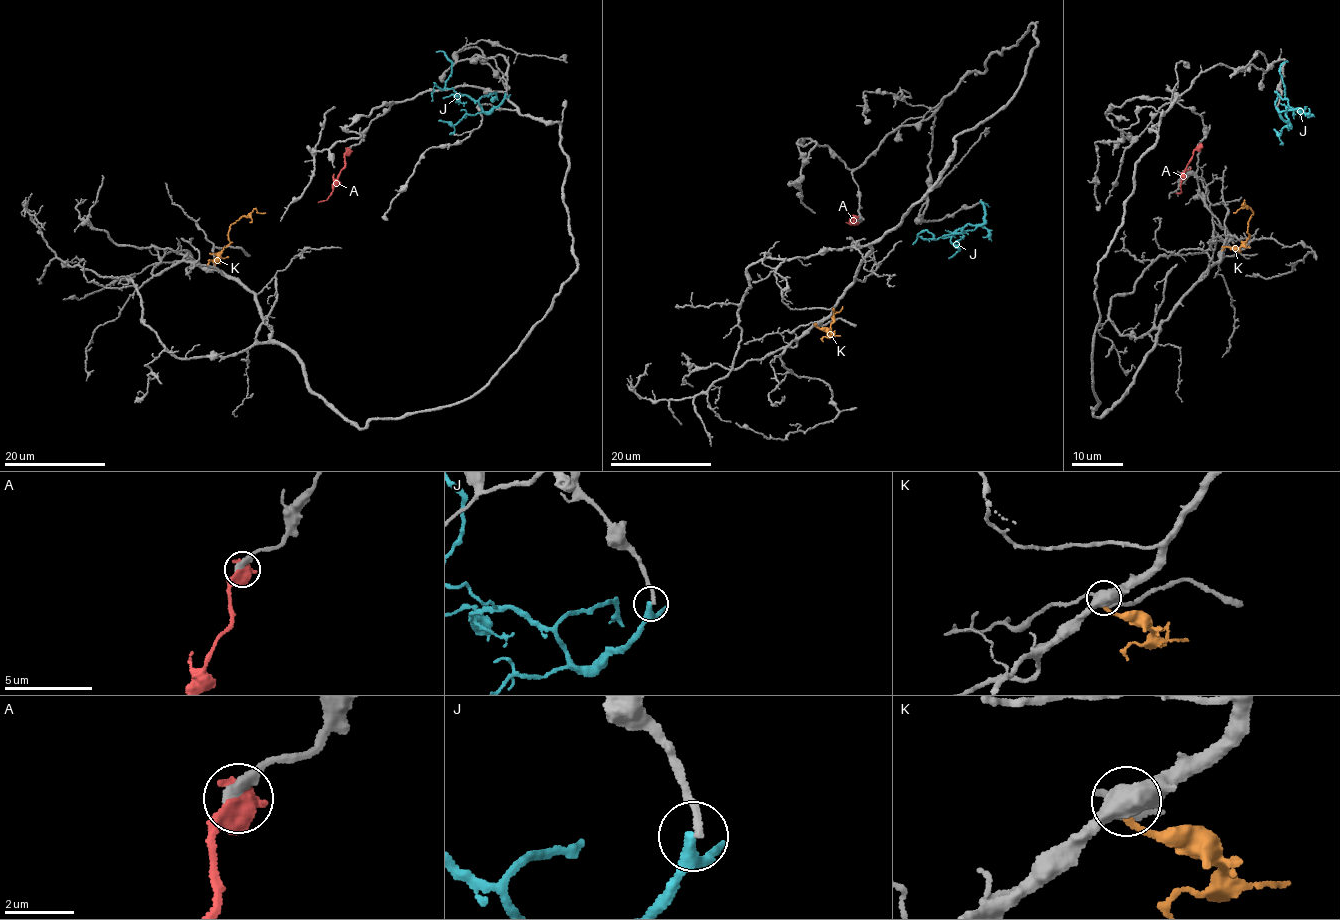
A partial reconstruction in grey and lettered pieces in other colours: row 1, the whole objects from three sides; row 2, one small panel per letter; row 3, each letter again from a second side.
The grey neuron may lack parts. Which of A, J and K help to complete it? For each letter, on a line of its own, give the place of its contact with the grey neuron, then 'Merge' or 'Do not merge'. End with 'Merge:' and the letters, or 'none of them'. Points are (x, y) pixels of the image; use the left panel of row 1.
A: Touches grey at (348, 150). Do not merge
J: Touches grey at (506, 93). Do not merge
K: Touches grey at (208, 264). Do not merge
Merge: none of them

